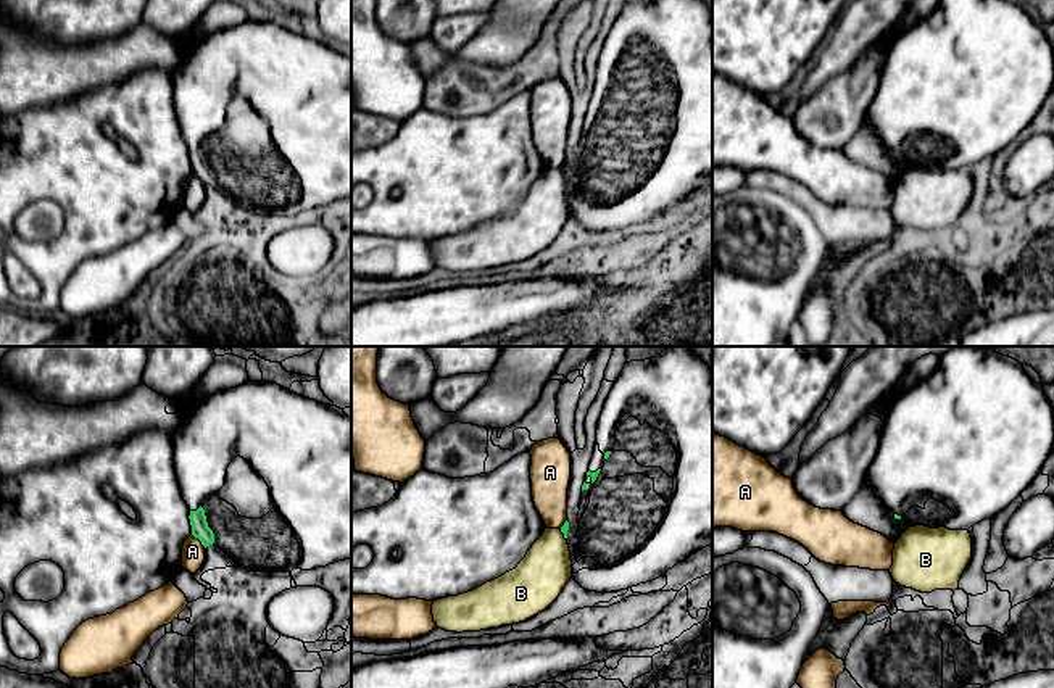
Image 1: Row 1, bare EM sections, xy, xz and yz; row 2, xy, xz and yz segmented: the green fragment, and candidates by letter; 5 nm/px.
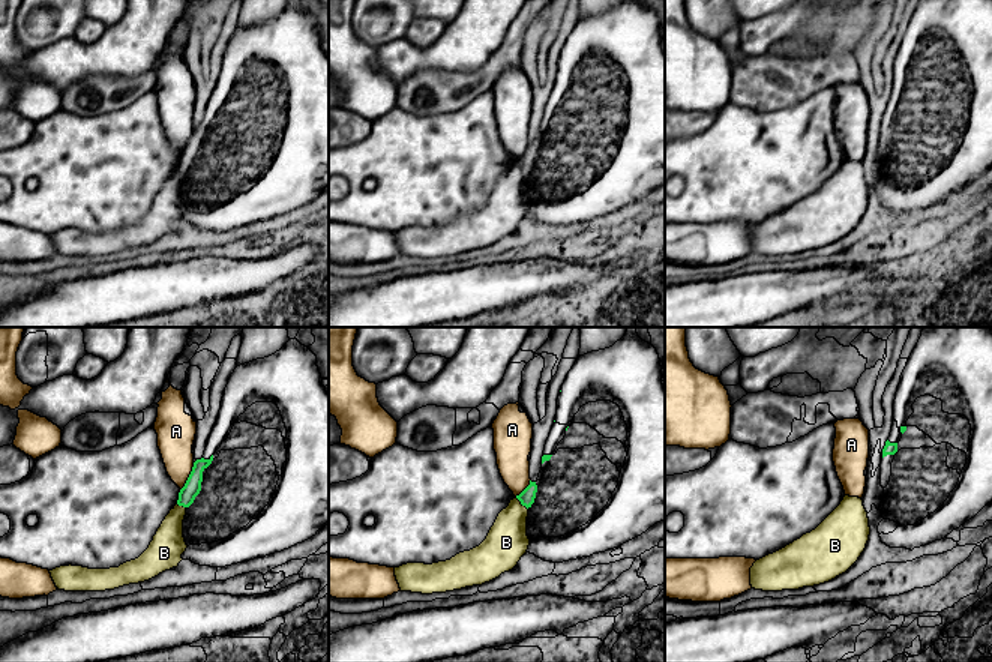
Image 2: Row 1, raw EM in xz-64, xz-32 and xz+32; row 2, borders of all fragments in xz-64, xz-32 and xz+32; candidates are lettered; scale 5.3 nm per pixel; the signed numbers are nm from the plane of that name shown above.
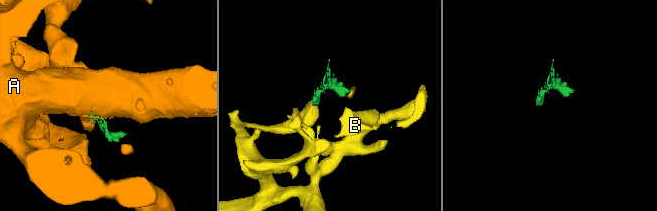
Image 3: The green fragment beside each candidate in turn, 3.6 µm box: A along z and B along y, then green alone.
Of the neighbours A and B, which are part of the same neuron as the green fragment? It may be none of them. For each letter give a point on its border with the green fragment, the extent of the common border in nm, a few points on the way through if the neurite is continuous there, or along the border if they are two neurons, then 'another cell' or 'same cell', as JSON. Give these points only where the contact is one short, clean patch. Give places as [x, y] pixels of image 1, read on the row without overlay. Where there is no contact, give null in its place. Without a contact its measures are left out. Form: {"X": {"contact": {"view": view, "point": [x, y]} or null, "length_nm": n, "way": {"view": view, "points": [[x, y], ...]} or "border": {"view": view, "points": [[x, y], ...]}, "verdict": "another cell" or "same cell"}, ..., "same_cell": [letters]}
{"A": {"contact": {"view": "xy", "point": [199, 178]}, "length_nm": 100, "border": {"view": "xy", "points": [[192, 173], [205, 186]]}, "verdict": "another cell"}, "B": {"contact": {"view": "xz", "point": [563, 171]}, "length_nm": 60, "border": {"view": "xz", "points": [[560, 168], [564, 178]]}, "verdict": "another cell"}, "same_cell": []}

